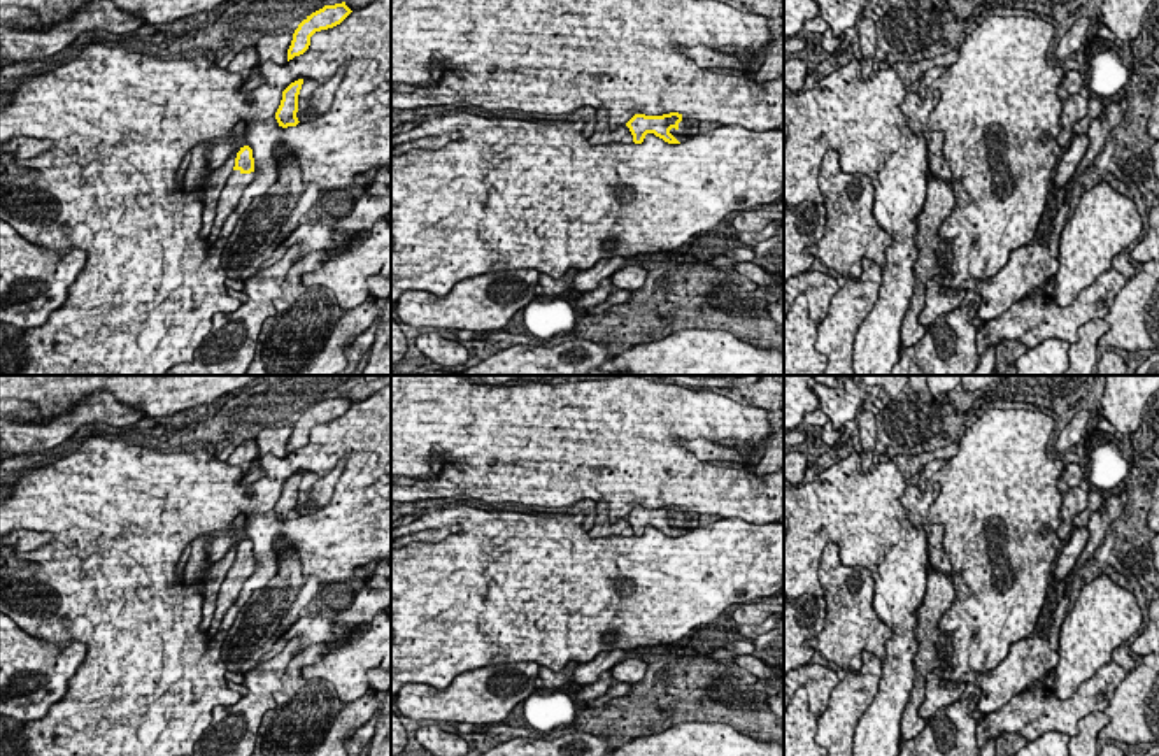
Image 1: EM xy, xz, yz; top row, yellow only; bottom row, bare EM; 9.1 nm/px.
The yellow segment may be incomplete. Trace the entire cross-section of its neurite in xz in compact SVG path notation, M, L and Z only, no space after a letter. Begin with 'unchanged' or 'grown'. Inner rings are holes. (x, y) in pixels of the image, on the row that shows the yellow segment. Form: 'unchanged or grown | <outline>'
grown | M679 112L663 116L635 114L626 126L635 144L642 144L647 133L654 133L668 144L680 144L700 133L700 121Z

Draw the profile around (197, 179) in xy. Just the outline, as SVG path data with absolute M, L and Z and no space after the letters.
M200 142L196 147L191 149L191 161L184 174L184 195L200 195L203 198L203 212L202 212L202 237L207 239L214 219L217 200L221 189L224 188L230 174L235 167L237 153L233 153L226 163L216 170L207 168L207 151L209 146Z

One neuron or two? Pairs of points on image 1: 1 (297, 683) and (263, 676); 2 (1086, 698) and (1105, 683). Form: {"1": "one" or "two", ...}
{"1": "two", "2": "one"}

